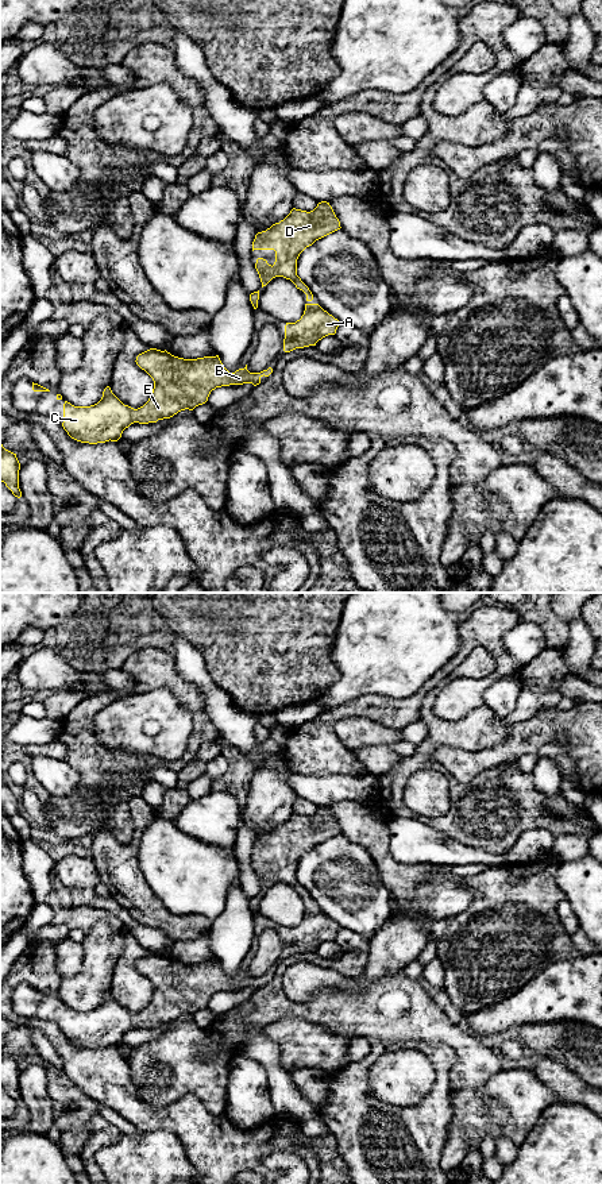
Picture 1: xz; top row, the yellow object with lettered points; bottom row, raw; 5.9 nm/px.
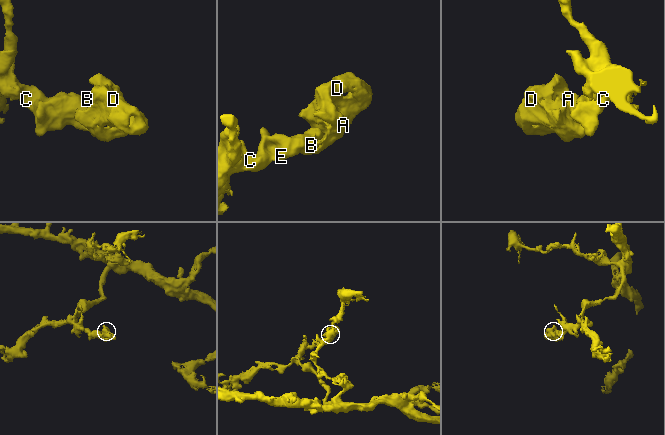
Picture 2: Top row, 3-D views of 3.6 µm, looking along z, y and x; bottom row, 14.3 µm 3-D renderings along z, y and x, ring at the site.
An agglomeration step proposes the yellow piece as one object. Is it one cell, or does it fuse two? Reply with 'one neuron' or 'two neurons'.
one neuron

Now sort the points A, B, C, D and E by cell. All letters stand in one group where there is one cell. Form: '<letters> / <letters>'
A B C D E

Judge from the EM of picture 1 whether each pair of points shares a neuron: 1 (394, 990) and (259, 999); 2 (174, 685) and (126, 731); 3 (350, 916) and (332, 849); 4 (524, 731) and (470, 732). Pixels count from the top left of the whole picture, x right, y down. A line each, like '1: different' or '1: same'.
1: same
2: different
3: same
4: different

